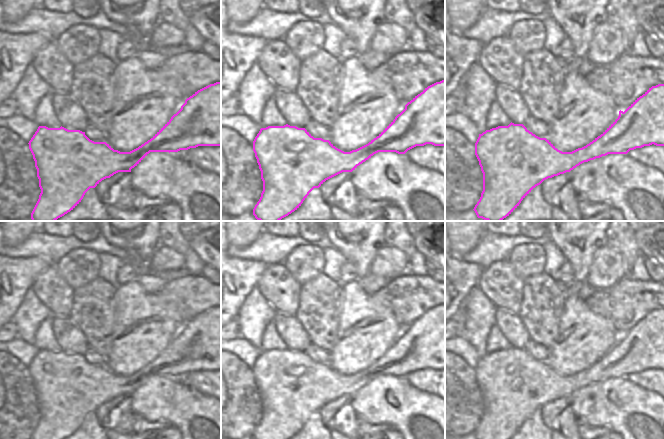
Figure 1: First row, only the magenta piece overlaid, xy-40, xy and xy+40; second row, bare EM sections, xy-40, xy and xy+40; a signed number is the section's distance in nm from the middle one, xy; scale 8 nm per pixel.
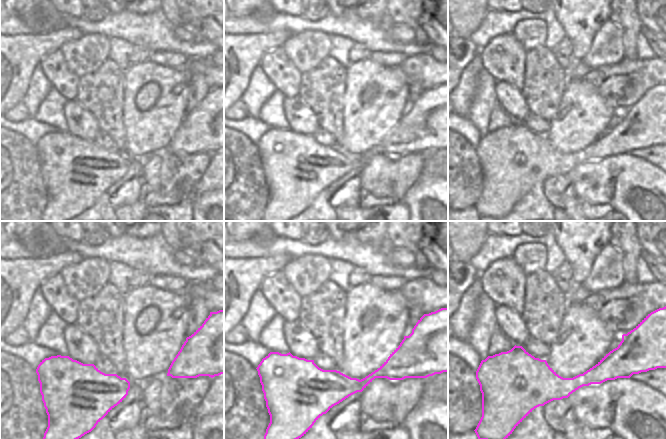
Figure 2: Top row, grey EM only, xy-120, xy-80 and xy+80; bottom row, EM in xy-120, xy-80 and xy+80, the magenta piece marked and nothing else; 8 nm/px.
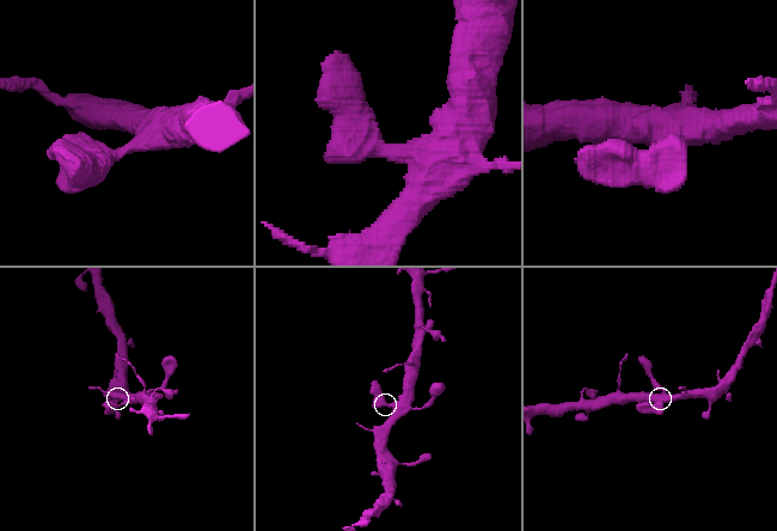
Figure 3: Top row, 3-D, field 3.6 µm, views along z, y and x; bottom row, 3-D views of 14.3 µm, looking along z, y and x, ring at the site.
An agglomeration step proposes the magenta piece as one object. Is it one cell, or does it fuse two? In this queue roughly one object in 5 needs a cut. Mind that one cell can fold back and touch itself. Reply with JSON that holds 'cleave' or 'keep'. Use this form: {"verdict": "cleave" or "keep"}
{"verdict": "keep"}

